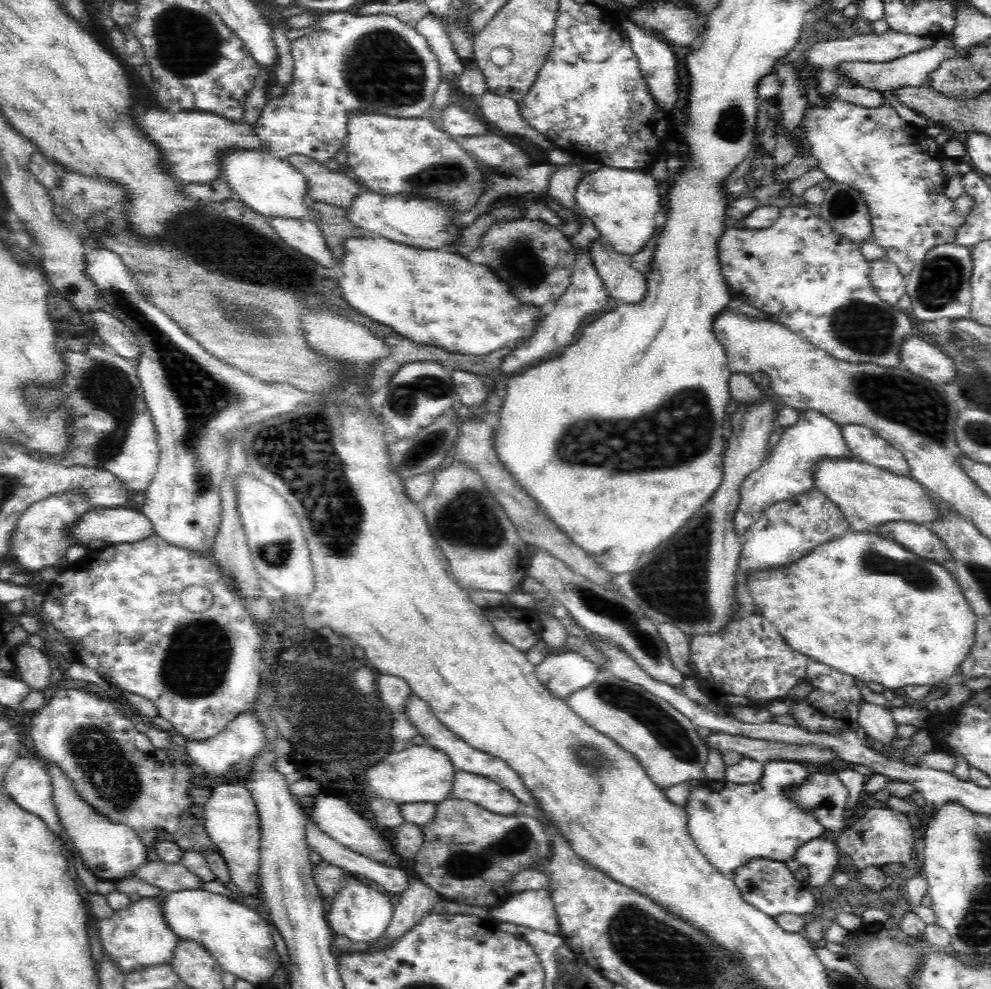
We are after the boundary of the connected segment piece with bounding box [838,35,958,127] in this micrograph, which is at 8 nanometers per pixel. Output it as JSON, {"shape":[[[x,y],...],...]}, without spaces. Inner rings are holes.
{"shape":[[[948,35],[938,40],[930,48],[906,54],[906,56],[885,63],[866,61],[845,62],[838,66],[838,71],[841,73],[841,80],[847,80],[849,84],[866,87],[867,89],[873,90],[874,94],[878,94],[884,98],[885,102],[892,105],[904,121],[908,123],[912,122],[917,127],[927,127],[925,117],[922,117],[916,111],[898,102],[893,97],[893,94],[900,87],[922,87],[926,85],[927,74],[934,72],[944,57],[953,57],[956,52],[958,52],[958,49],[952,43],[952,35]]]}

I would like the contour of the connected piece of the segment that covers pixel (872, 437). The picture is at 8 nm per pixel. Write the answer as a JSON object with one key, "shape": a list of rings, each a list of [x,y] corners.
{"shape":[[[842,425],[842,435],[855,457],[863,463],[890,471],[891,474],[909,476],[910,465],[897,448],[876,435],[870,428]]]}

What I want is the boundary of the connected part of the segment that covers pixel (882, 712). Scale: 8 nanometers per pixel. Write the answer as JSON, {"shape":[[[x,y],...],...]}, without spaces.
{"shape":[[[864,701],[859,706],[857,721],[883,753],[897,739],[898,724],[893,721],[891,710],[884,705]]]}

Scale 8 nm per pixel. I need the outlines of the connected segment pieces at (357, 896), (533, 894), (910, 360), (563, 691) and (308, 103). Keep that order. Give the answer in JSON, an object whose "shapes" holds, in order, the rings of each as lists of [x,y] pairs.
{"shapes":[[[[348,876],[332,898],[327,921],[334,934],[342,934],[352,941],[373,943],[386,932],[392,920],[395,908],[392,903],[389,895],[361,883],[356,877]]],[[[548,889],[522,891],[500,907],[490,908],[489,917],[559,934],[558,915]]],[[[910,336],[902,344],[901,368],[910,370],[914,375],[923,376],[936,384],[948,384],[956,376],[956,366],[952,358],[944,355],[938,346],[928,340]]],[[[562,650],[548,654],[536,664],[536,677],[542,685],[550,689],[556,697],[564,699],[575,690],[592,684],[600,669],[584,655],[574,651]]],[[[340,11],[324,14],[318,17],[318,22],[312,22],[315,32],[304,35],[291,41],[291,54],[294,60],[294,69],[292,72],[292,82],[284,87],[282,96],[275,97],[266,101],[266,104],[258,120],[252,124],[256,135],[269,145],[269,154],[278,159],[286,159],[288,156],[303,155],[316,162],[322,163],[335,159],[340,150],[344,150],[347,136],[347,116],[352,111],[369,111],[374,113],[385,113],[386,116],[393,116],[403,119],[418,119],[427,116],[430,112],[433,102],[433,96],[440,82],[440,60],[437,53],[429,47],[428,40],[421,35],[417,29],[404,21],[388,16],[388,14],[370,14],[370,16],[360,16],[356,11]]]]}

